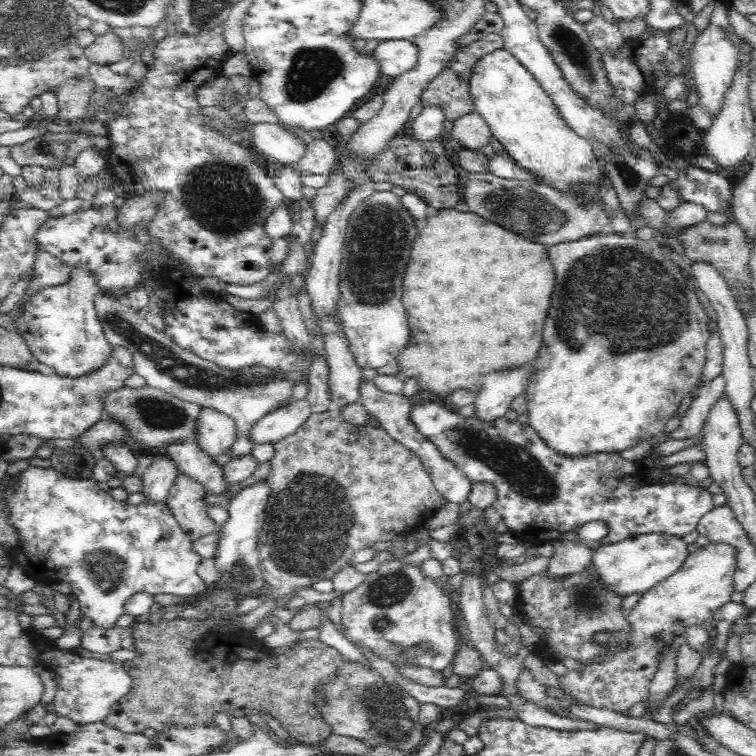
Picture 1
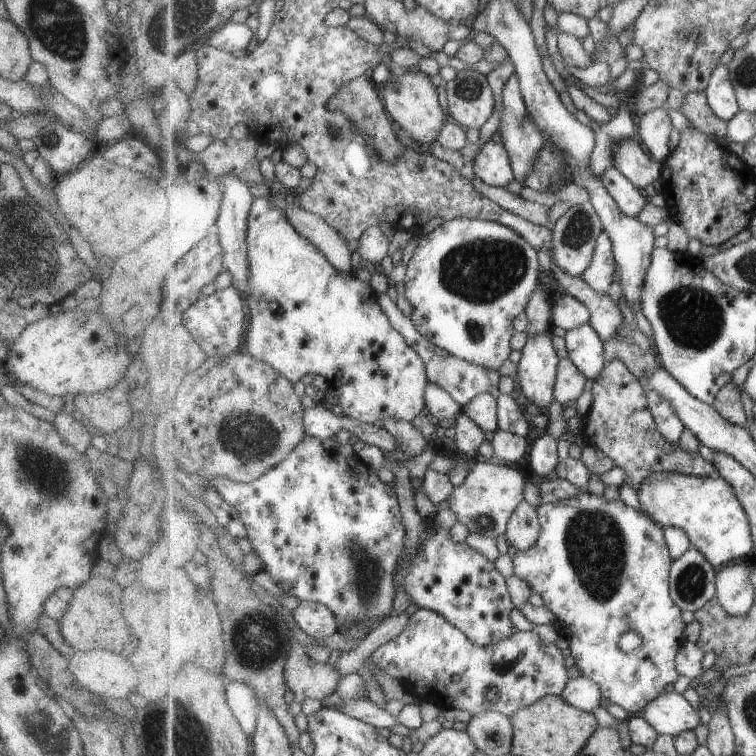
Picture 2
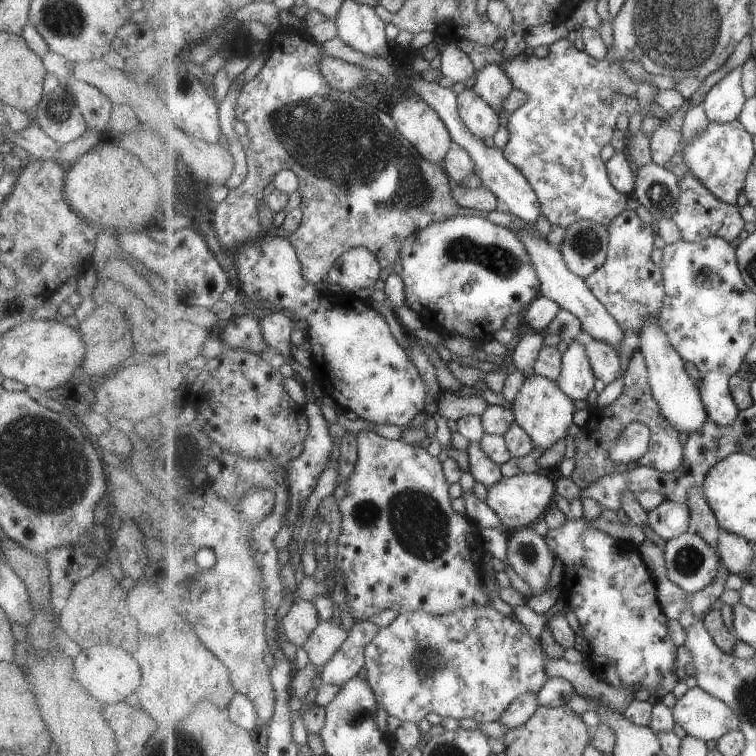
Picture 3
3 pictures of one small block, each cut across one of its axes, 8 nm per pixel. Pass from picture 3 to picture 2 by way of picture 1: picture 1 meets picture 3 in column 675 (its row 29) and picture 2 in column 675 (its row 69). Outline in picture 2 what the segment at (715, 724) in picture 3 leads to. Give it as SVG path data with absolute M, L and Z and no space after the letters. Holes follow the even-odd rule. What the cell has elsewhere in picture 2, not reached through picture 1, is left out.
M676 691L661 693L645 706L643 718L657 729L659 734L679 736L681 732L695 730L701 724L699 710Z

